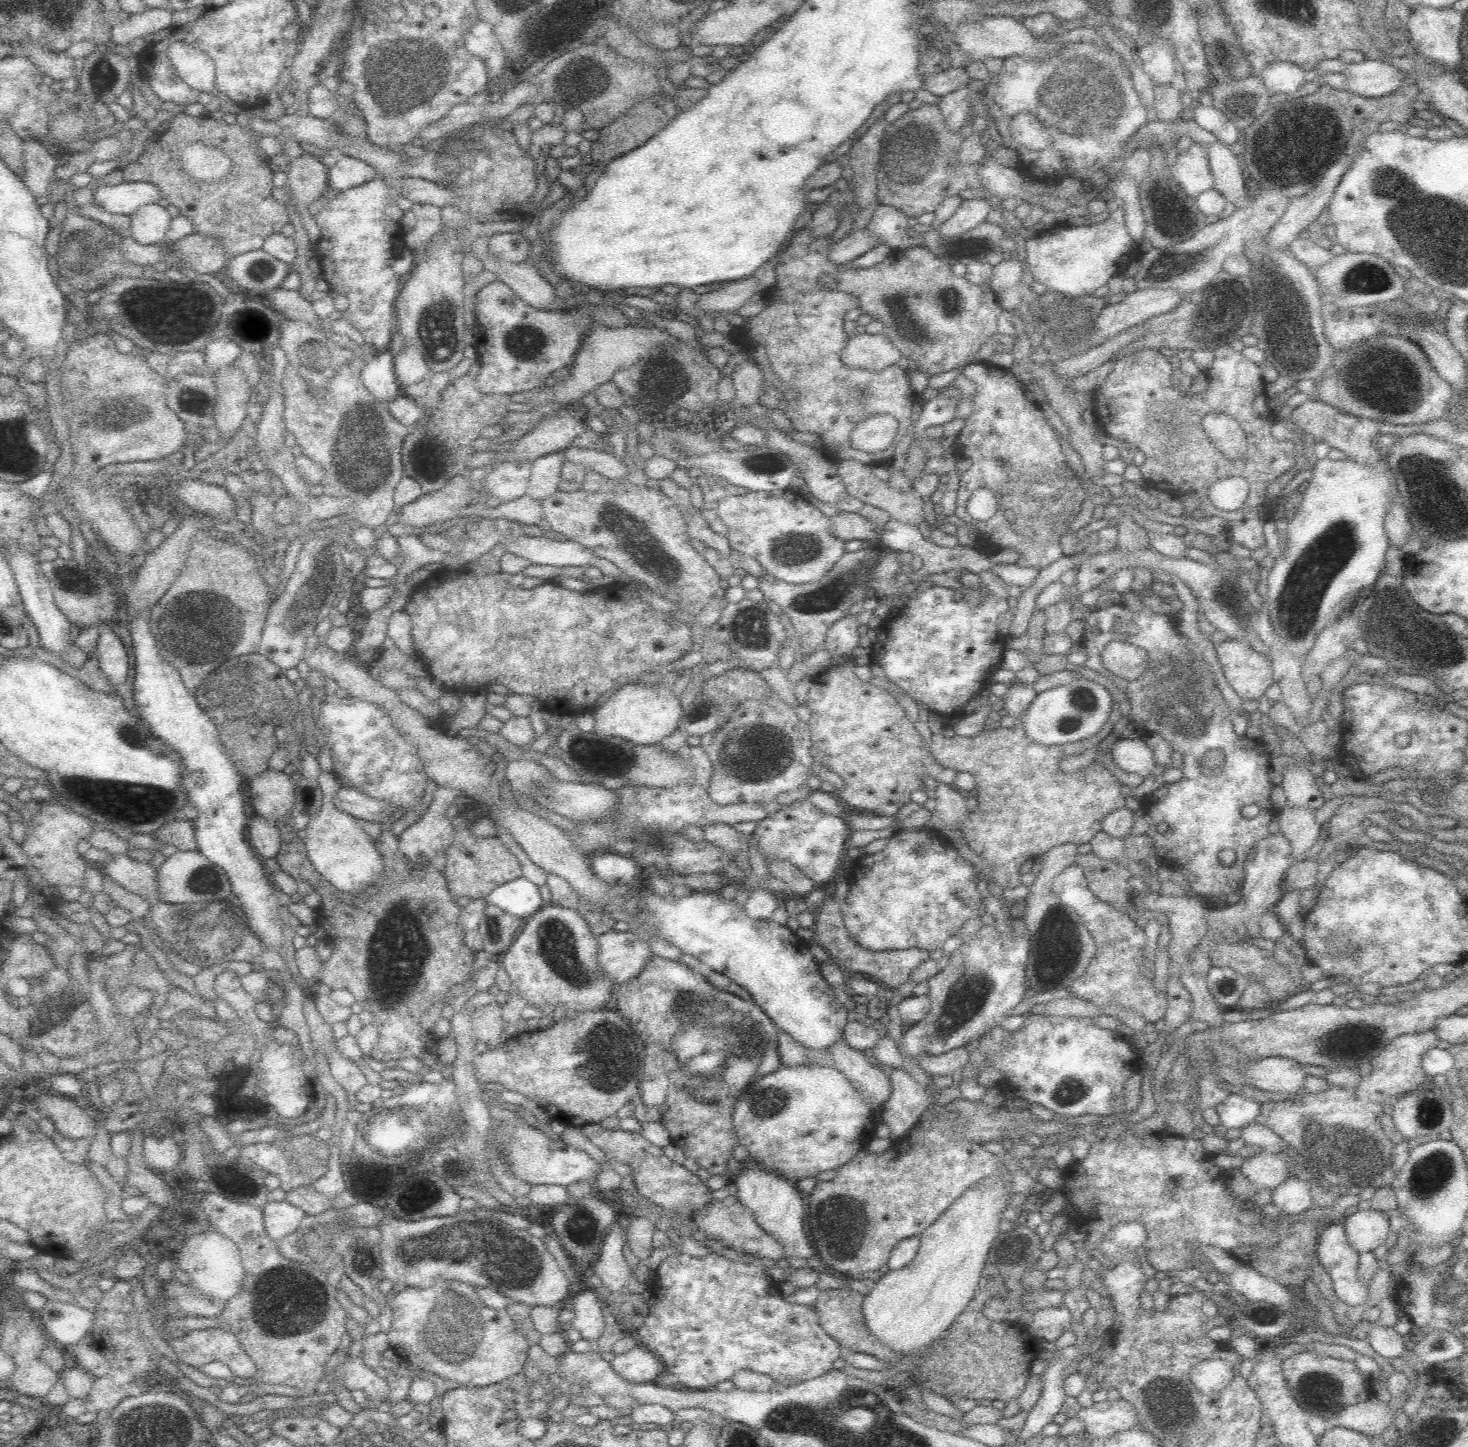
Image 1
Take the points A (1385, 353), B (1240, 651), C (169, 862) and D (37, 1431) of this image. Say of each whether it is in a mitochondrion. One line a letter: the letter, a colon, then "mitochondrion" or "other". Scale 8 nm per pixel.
A: mitochondrion
B: other
C: other
D: other

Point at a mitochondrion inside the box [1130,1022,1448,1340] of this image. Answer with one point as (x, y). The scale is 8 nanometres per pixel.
(1332, 1142)

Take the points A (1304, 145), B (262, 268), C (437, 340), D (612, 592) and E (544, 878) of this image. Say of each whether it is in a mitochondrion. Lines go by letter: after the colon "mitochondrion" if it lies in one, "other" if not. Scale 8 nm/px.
A: mitochondrion
B: other
C: mitochondrion
D: other
E: other

